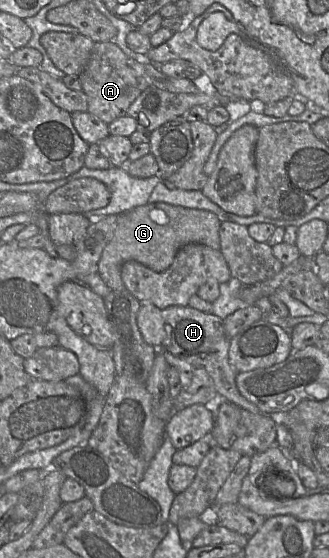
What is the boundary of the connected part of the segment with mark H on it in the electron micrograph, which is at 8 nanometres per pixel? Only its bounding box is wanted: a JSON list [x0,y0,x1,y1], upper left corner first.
[137,303,261,413]

